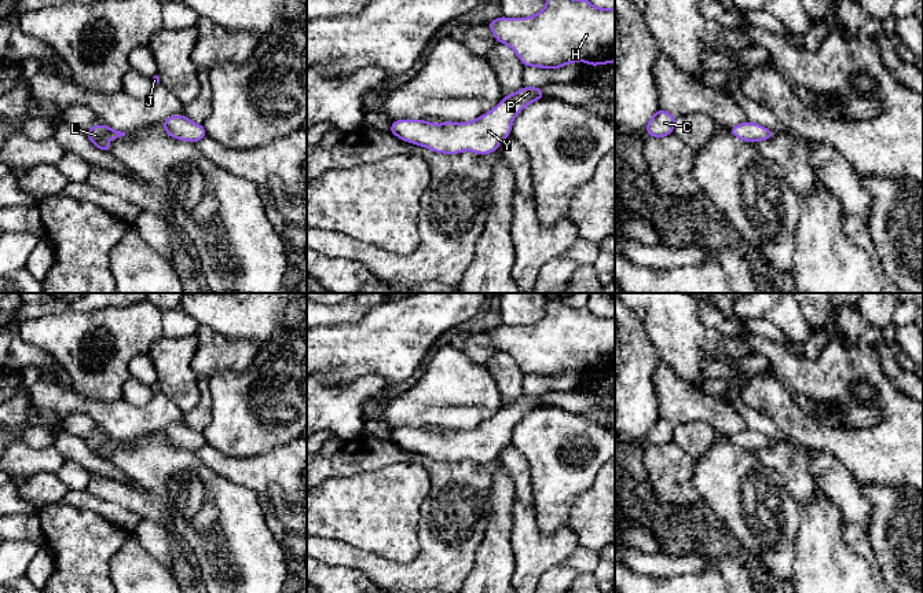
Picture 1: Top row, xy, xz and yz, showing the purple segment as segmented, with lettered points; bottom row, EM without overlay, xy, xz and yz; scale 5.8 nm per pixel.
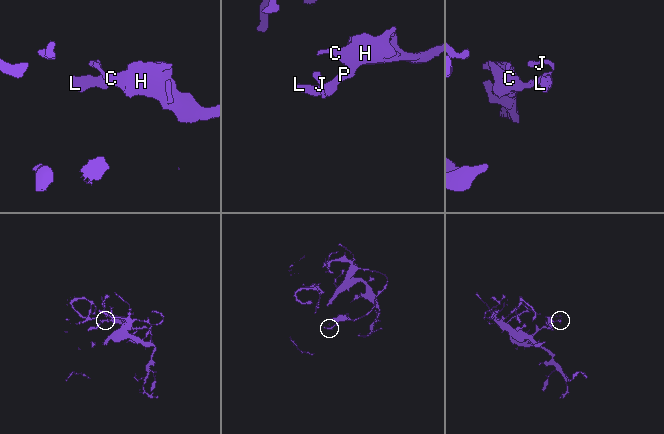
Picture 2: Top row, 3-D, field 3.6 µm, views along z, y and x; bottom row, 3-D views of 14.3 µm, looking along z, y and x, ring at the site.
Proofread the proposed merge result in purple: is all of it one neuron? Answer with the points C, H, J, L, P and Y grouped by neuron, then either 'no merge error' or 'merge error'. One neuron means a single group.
C H J L P Y | no merge error

